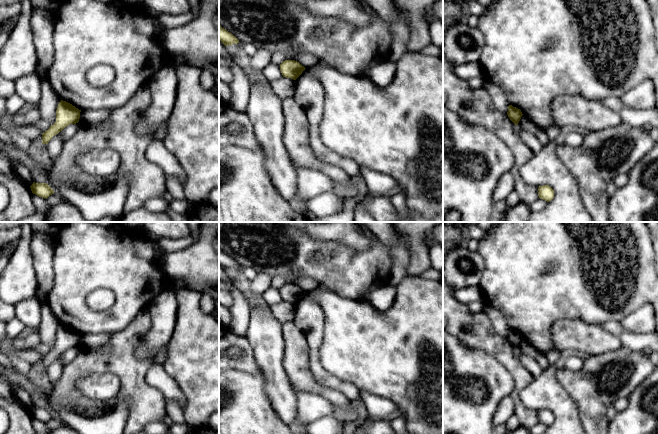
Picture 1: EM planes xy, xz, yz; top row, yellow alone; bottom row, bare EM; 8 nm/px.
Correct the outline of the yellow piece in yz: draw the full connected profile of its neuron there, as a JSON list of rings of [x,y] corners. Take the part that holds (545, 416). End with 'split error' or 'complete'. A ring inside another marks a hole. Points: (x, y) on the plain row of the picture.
[[[549,409],[539,410],[538,420],[540,423],[549,426],[554,422],[554,414]]] | complete

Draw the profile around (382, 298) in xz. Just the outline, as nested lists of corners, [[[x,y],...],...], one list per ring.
[[[384,285],[370,293],[369,304],[379,311],[389,309],[396,297],[396,287]]]

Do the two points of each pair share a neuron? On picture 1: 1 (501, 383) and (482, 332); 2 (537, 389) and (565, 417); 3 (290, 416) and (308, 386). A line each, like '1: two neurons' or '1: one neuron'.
1: two neurons
2: one neuron
3: two neurons

